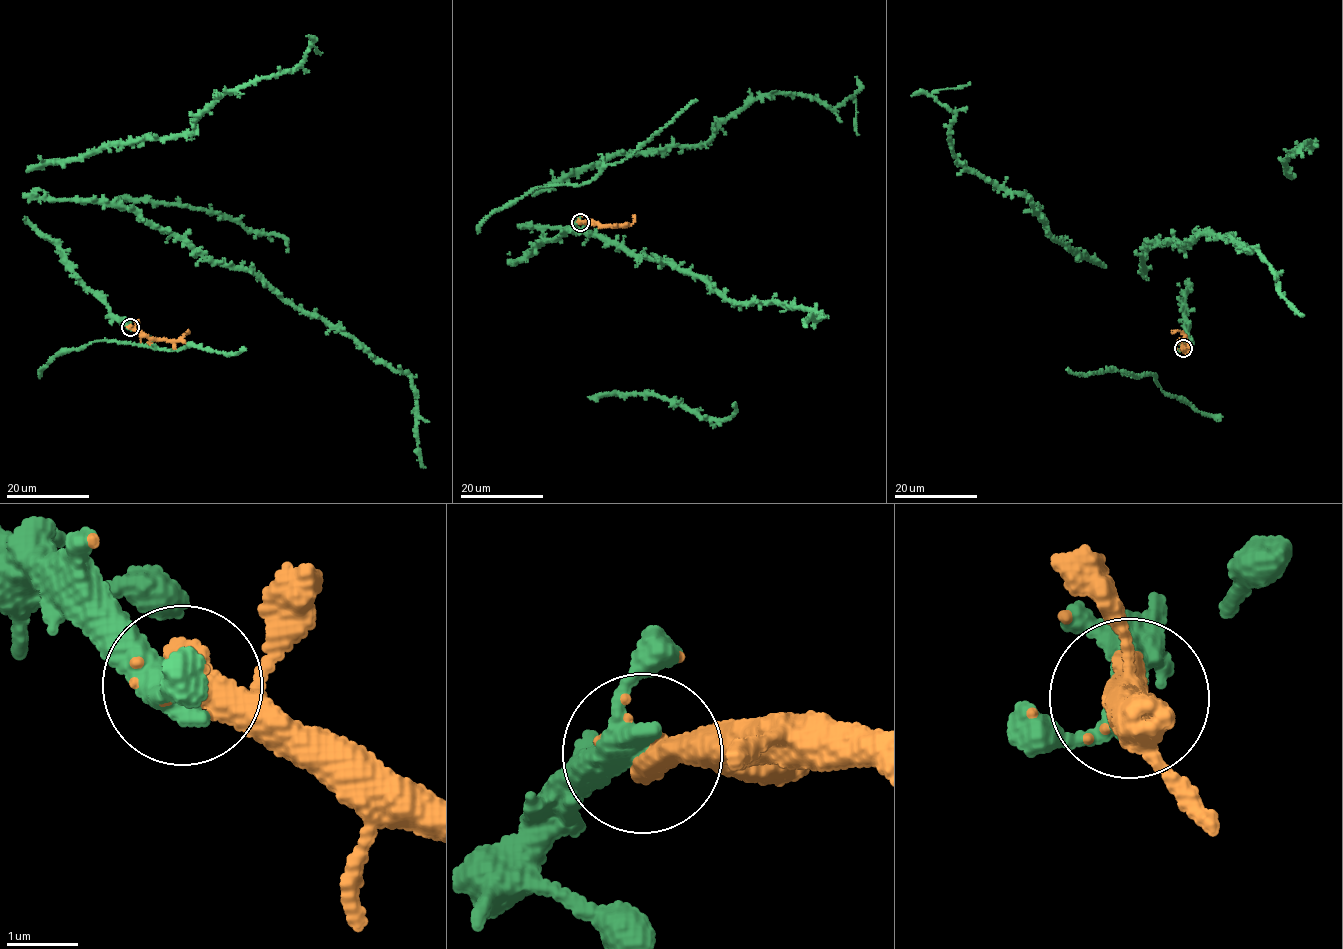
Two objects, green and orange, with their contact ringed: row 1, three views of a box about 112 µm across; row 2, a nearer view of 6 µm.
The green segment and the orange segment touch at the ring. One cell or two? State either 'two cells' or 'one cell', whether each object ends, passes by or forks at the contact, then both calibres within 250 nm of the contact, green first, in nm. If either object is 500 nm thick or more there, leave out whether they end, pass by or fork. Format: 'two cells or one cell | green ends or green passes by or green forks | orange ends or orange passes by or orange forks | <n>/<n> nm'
one cell | green passes by | orange passes by | 360/340 nm

